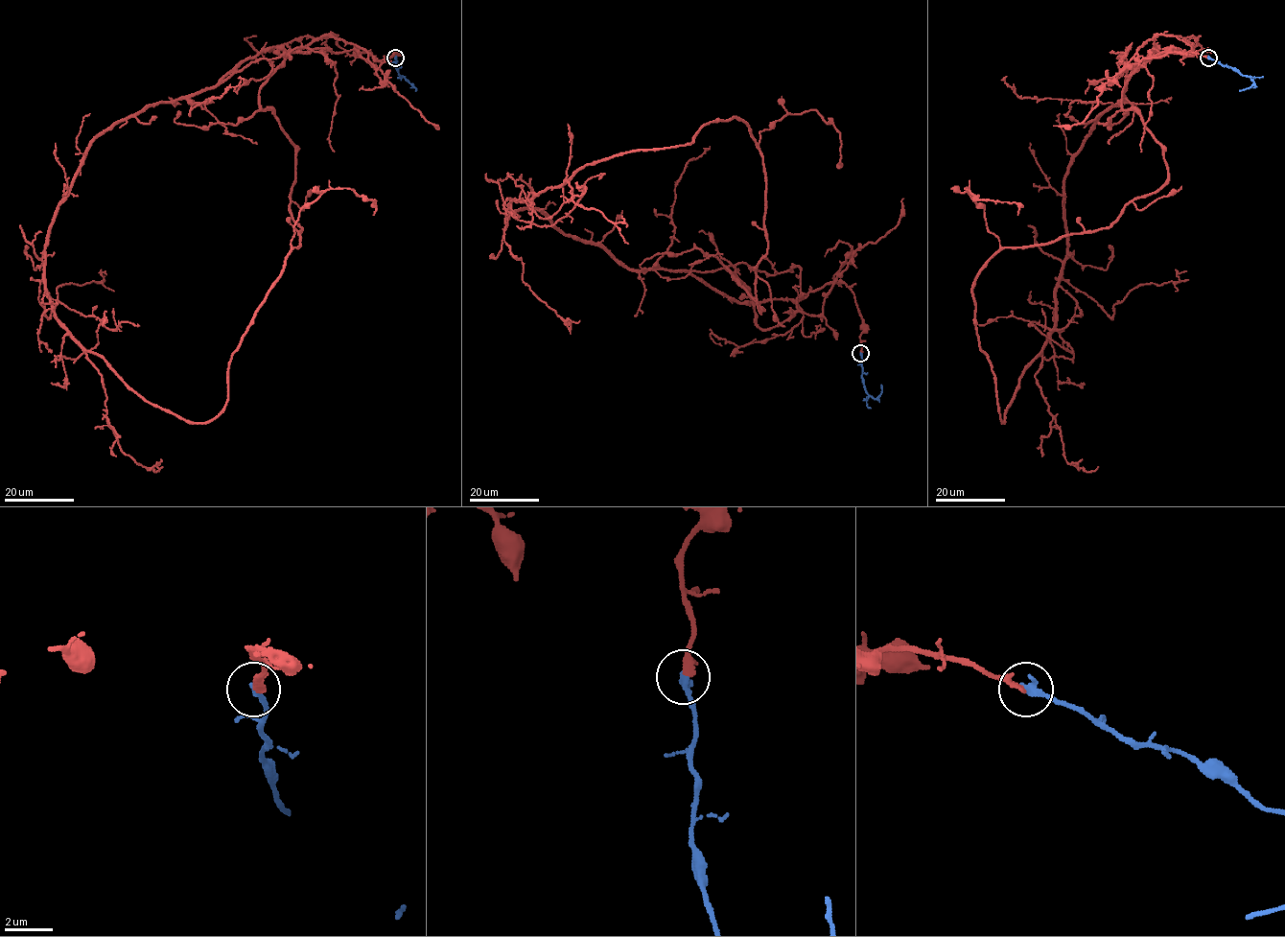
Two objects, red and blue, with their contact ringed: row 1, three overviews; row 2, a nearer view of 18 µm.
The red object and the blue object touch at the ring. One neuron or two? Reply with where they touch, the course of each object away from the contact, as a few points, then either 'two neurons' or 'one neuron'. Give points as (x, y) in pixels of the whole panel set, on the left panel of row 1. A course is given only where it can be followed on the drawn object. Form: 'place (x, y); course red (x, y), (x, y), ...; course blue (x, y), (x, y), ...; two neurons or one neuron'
place (395, 58); course red (394, 58), (291, 52), (259, 93), (291, 245), (330, 189), (373, 215); course blue (394, 58), (400, 76), (415, 91); one neuron

